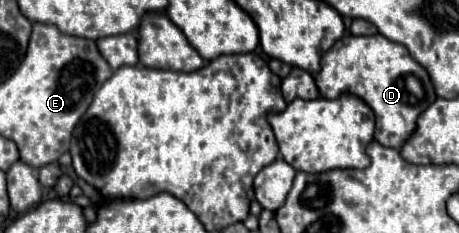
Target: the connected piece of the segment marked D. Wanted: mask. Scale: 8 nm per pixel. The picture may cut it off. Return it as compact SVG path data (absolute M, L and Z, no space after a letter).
M343 35L323 57L321 71L315 75L321 97L335 99L341 91L353 91L375 113L375 141L383 147L399 149L413 133L417 117L437 99L427 71L409 55L407 47L383 35Z

